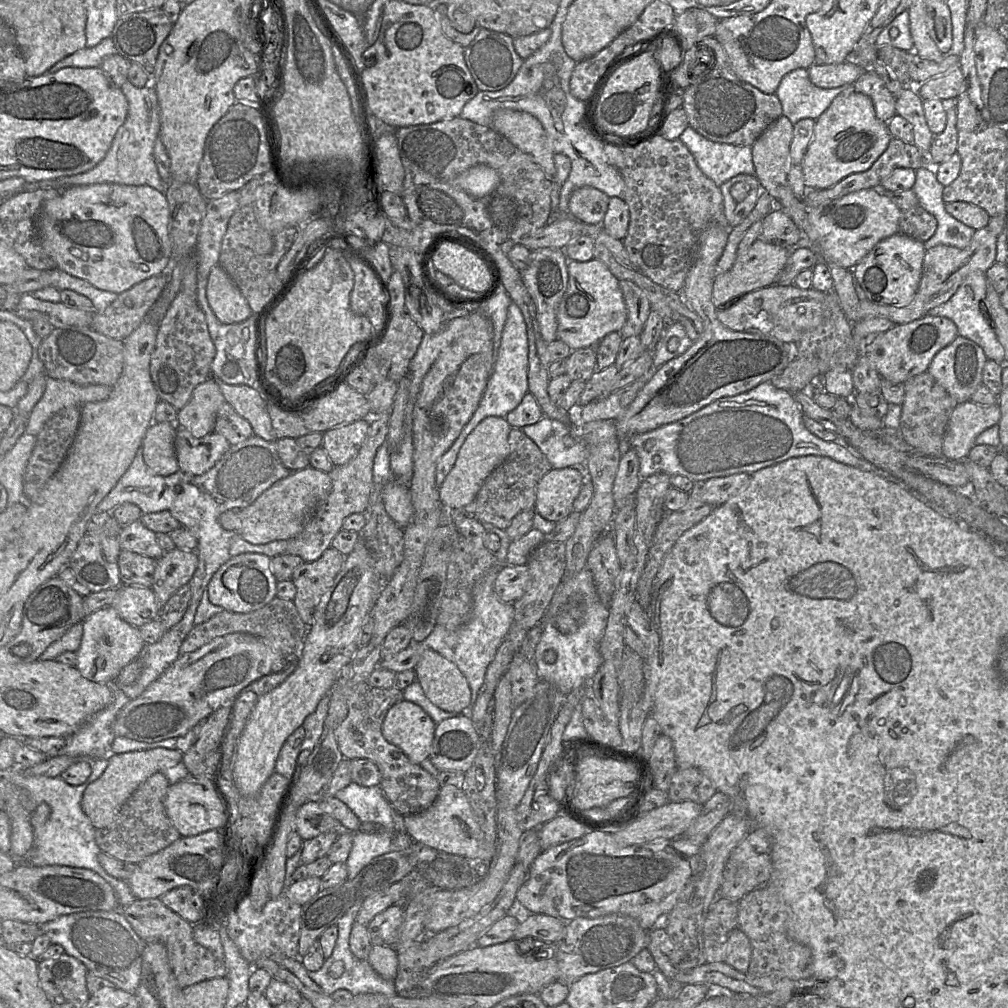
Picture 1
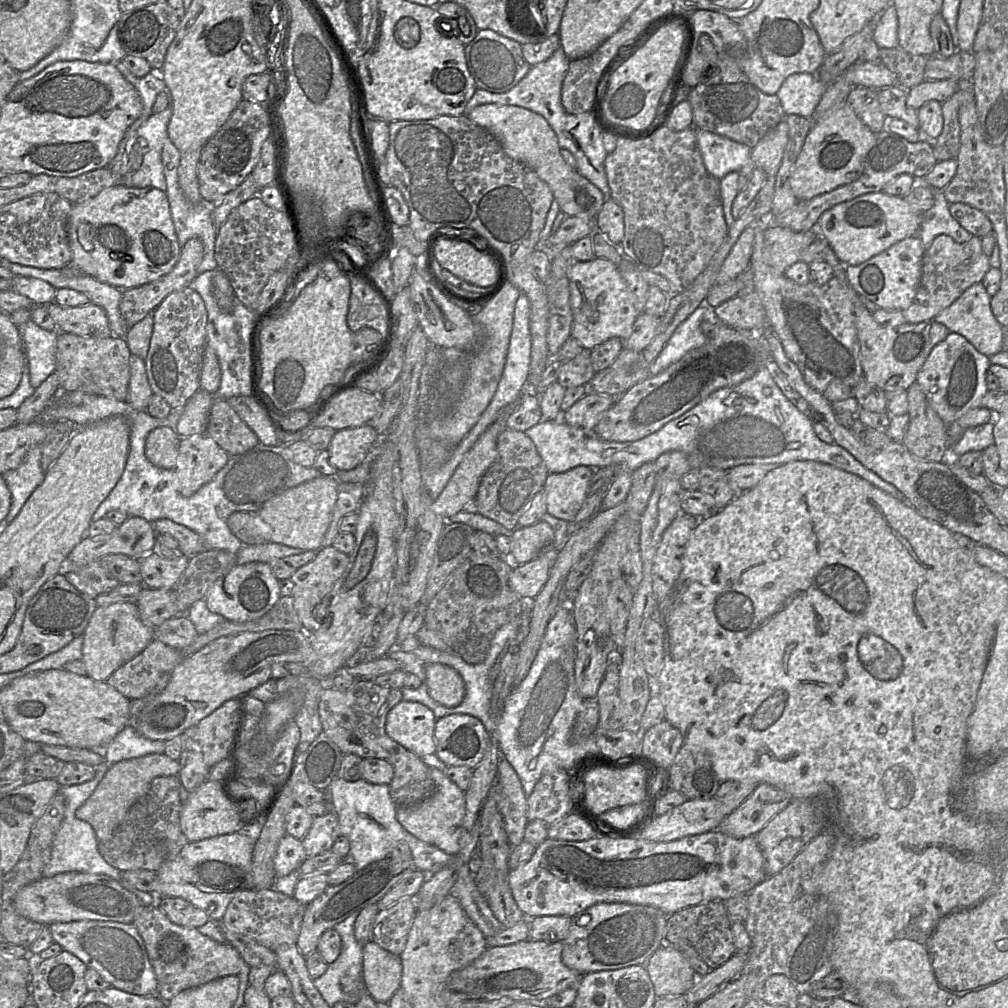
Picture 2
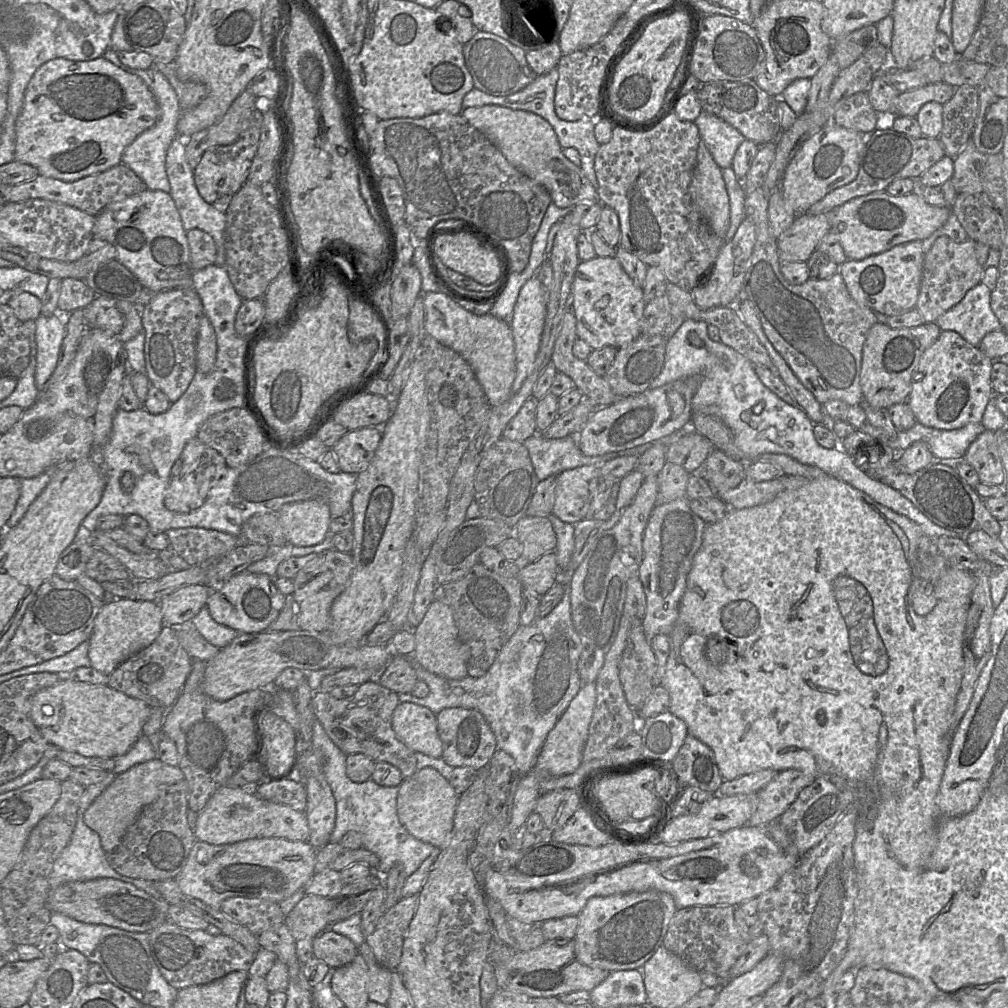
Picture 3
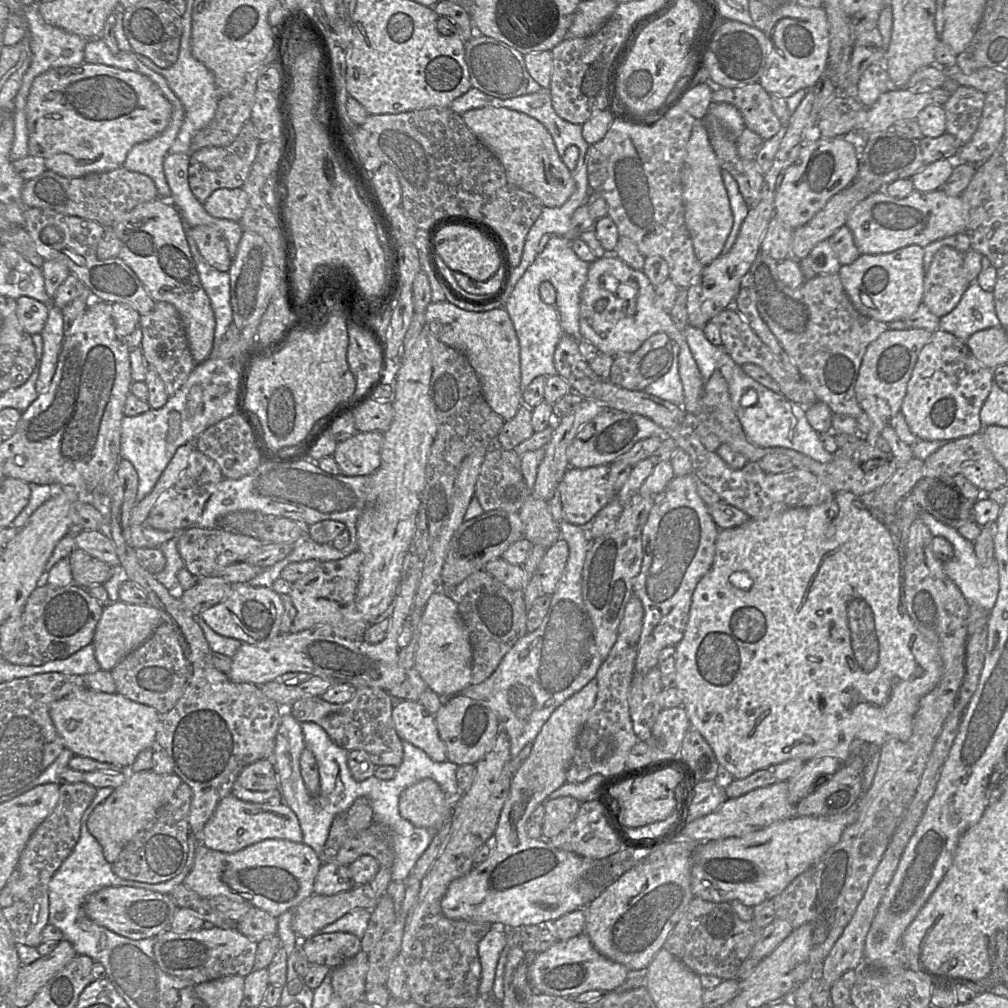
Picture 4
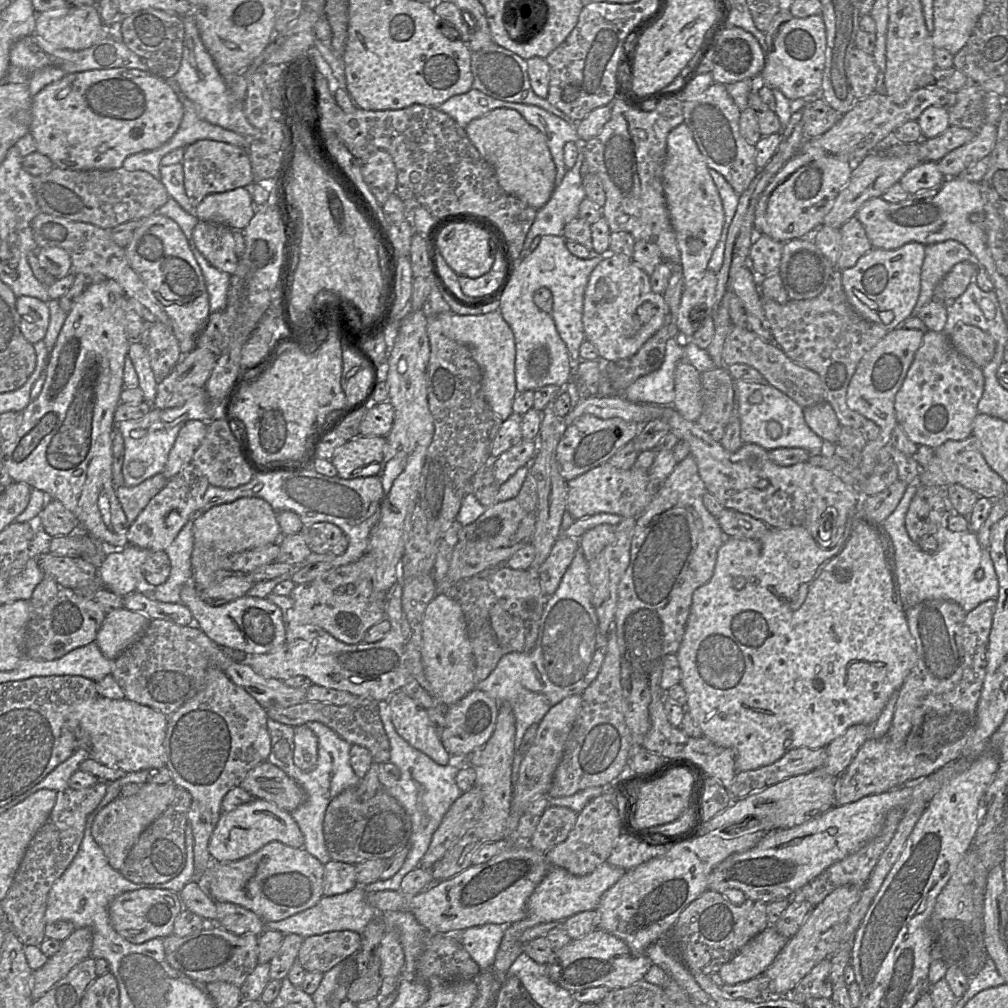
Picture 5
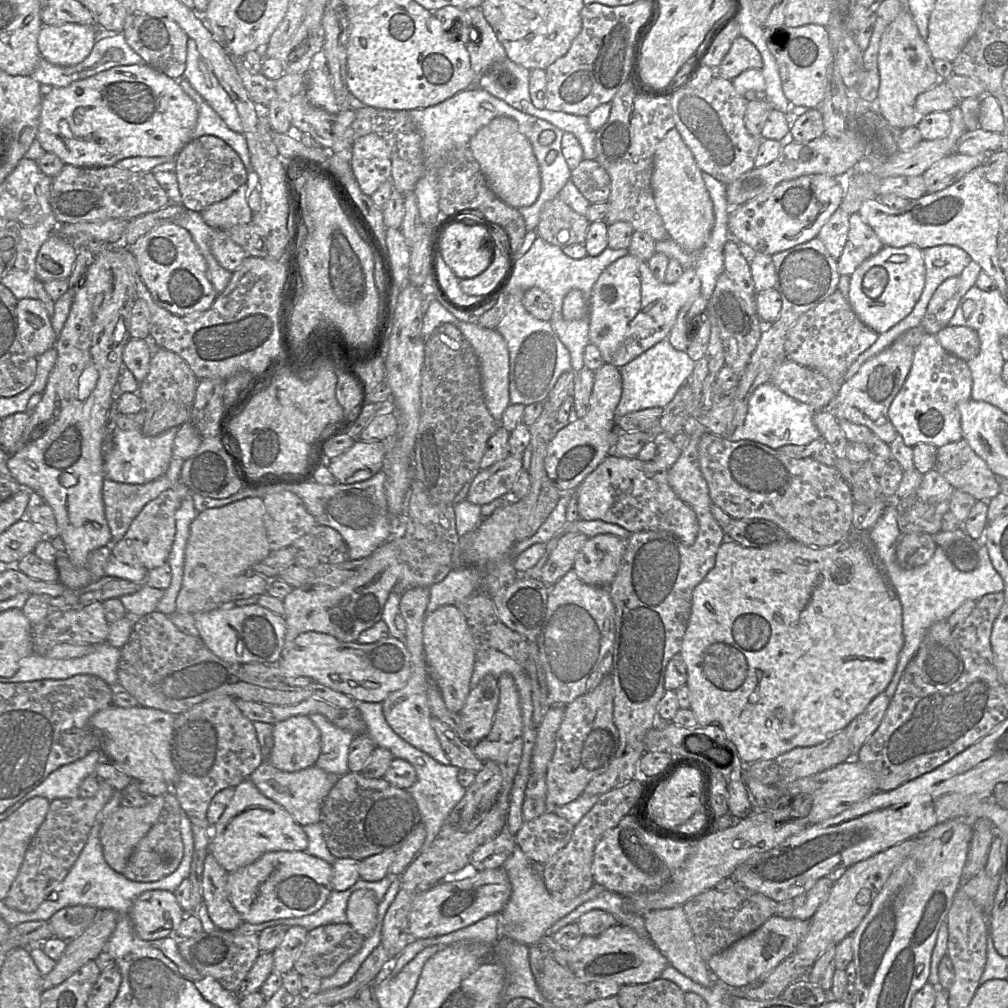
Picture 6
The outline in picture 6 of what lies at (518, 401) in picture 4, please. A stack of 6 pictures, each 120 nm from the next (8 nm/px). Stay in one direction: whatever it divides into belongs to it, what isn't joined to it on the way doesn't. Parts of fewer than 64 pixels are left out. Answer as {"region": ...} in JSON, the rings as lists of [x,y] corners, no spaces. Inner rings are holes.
{"region":[[[459,322],[459,330],[474,349],[480,364],[481,385],[485,405],[491,416],[500,421],[509,400],[509,351],[503,336],[496,329],[487,329],[475,322]]]}

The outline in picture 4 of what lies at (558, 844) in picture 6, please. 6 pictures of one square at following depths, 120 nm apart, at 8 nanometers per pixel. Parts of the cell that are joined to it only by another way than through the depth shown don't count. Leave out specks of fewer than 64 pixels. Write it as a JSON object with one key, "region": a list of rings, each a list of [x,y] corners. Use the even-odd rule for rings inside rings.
{"region":[[[570,796],[547,799],[543,803],[545,817],[541,825],[542,837],[550,840],[565,830],[575,819],[580,804],[578,800]]]}

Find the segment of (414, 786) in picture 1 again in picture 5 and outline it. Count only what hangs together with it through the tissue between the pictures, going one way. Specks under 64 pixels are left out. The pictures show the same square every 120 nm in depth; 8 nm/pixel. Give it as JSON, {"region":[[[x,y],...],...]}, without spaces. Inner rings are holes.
{"region":[[[355,697],[352,702],[337,706],[324,702],[303,702],[286,708],[272,708],[266,710],[268,718],[279,723],[297,727],[308,722],[320,722],[351,745],[365,747],[371,753],[374,762],[384,764],[390,762],[390,743],[380,718],[378,701]]]}

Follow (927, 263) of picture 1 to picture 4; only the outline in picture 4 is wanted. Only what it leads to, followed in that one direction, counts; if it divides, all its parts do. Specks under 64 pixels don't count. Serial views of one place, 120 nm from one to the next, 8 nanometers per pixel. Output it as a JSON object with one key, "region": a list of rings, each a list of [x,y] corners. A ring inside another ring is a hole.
{"region":[[[943,246],[933,256],[924,277],[923,303],[938,318],[950,313],[970,283],[963,269],[963,255]]]}

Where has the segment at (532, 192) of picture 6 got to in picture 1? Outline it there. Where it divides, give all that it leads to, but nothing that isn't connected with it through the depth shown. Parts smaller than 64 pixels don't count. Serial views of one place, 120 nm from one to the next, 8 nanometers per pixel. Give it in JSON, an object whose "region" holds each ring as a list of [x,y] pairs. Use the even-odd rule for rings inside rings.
{"region":[[[498,109],[490,127],[523,153],[533,157],[553,183],[556,175],[554,150],[541,122],[533,115],[511,109]],[[593,187],[576,189],[570,197],[568,212],[585,226],[601,226],[610,198]]]}

